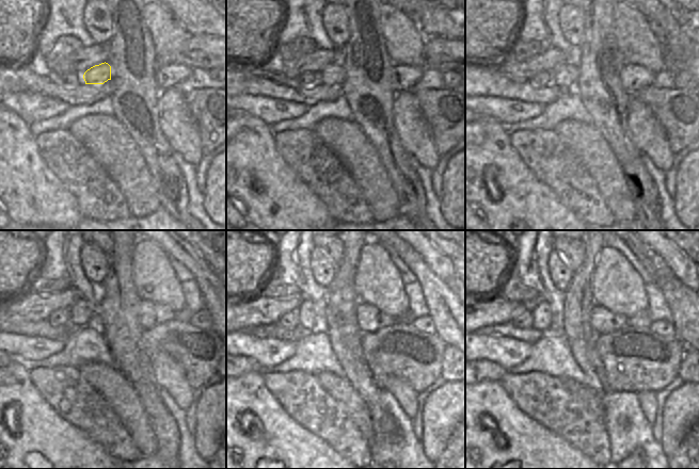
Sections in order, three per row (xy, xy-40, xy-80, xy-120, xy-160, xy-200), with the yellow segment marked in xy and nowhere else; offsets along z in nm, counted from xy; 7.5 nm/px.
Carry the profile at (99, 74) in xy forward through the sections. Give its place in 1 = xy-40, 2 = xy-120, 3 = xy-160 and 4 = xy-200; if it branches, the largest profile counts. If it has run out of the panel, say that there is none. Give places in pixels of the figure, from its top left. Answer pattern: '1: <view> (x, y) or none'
1: xy-40 (333, 75)
2: xy-120 (82, 312)
3: xy-160 (306, 317)
4: xy-200 (541, 311)

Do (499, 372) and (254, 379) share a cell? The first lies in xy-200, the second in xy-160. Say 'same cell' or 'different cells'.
different cells

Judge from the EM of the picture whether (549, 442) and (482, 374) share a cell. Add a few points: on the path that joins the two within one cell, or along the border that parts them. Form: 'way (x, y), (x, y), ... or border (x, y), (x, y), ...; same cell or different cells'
border (501, 379), (483, 379), (476, 383); different cells

